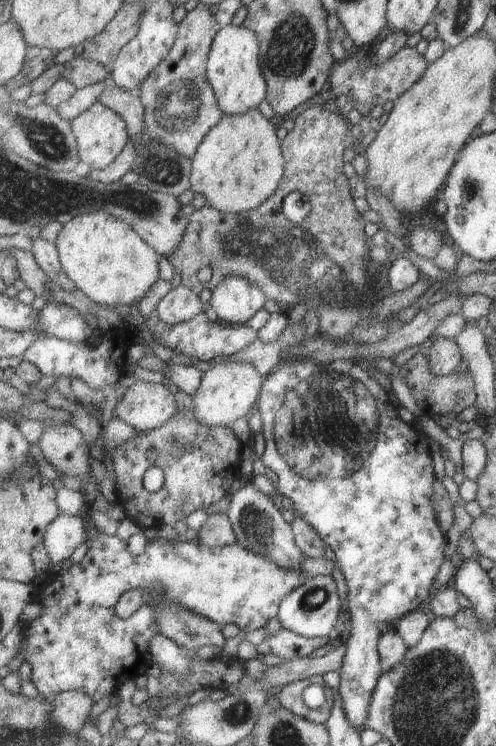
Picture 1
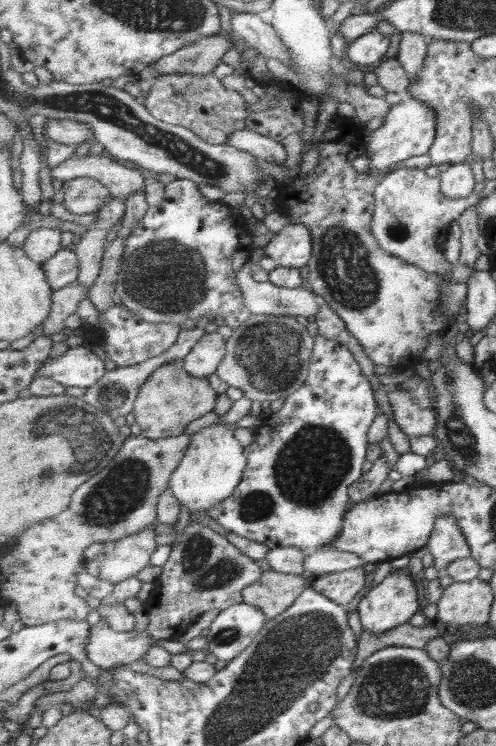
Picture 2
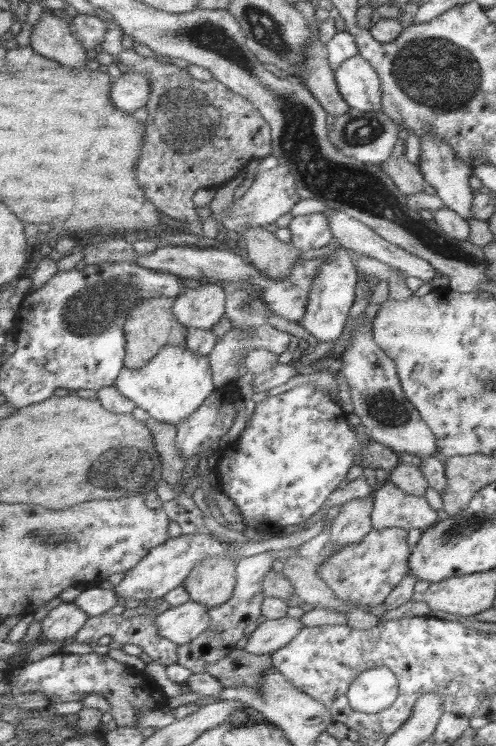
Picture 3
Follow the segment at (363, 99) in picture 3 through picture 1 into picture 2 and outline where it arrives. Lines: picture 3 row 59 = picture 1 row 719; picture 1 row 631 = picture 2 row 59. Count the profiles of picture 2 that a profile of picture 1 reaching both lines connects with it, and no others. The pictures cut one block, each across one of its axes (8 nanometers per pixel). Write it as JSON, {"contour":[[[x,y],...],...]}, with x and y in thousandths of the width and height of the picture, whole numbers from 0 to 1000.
{"contour":[[[756,40],[730,47],[728,51],[716,54],[716,58],[704,59],[696,68],[698,75],[730,92],[730,88],[752,86],[776,75],[784,62],[788,62],[786,48],[776,48]]]}

